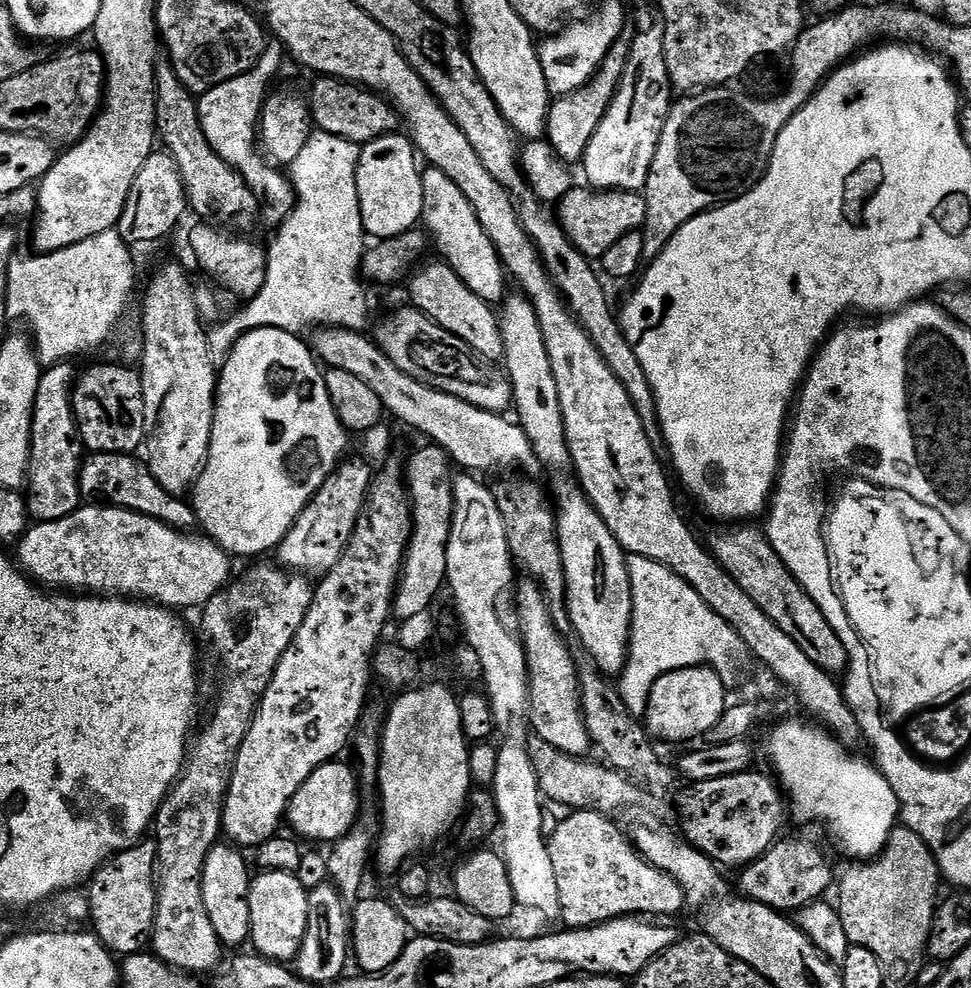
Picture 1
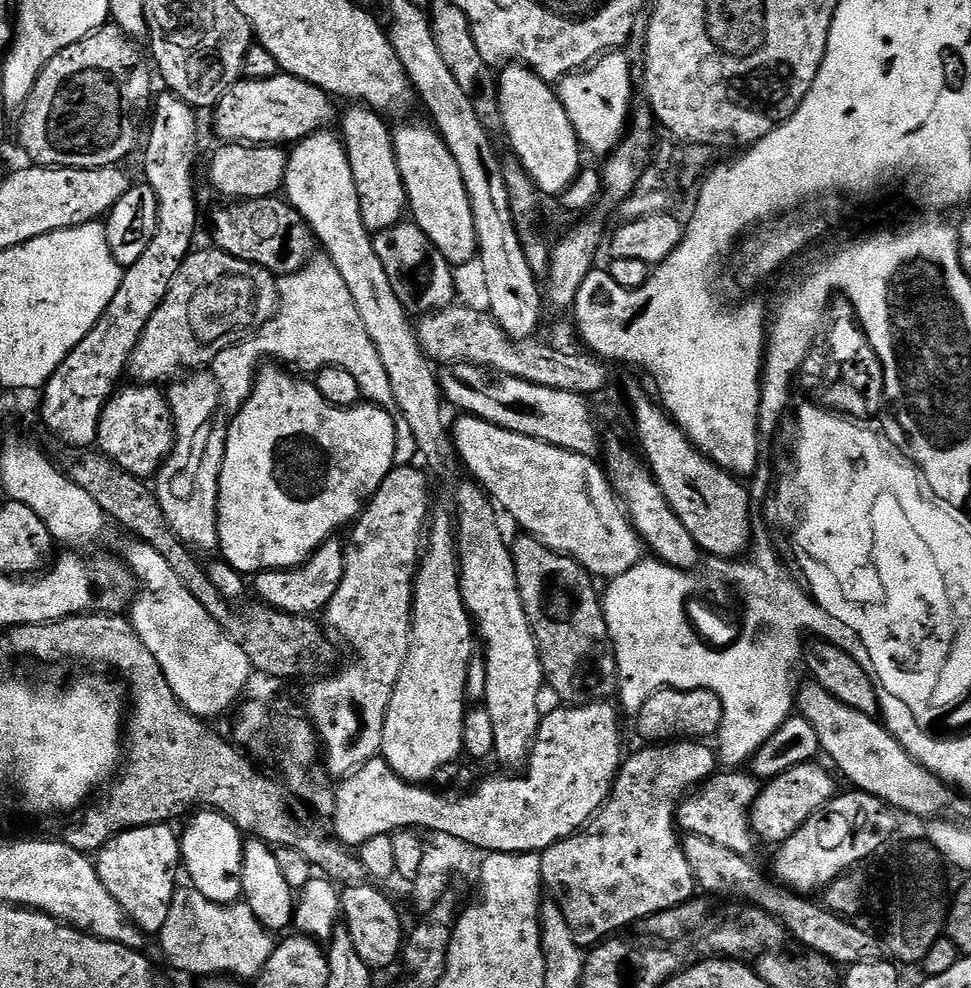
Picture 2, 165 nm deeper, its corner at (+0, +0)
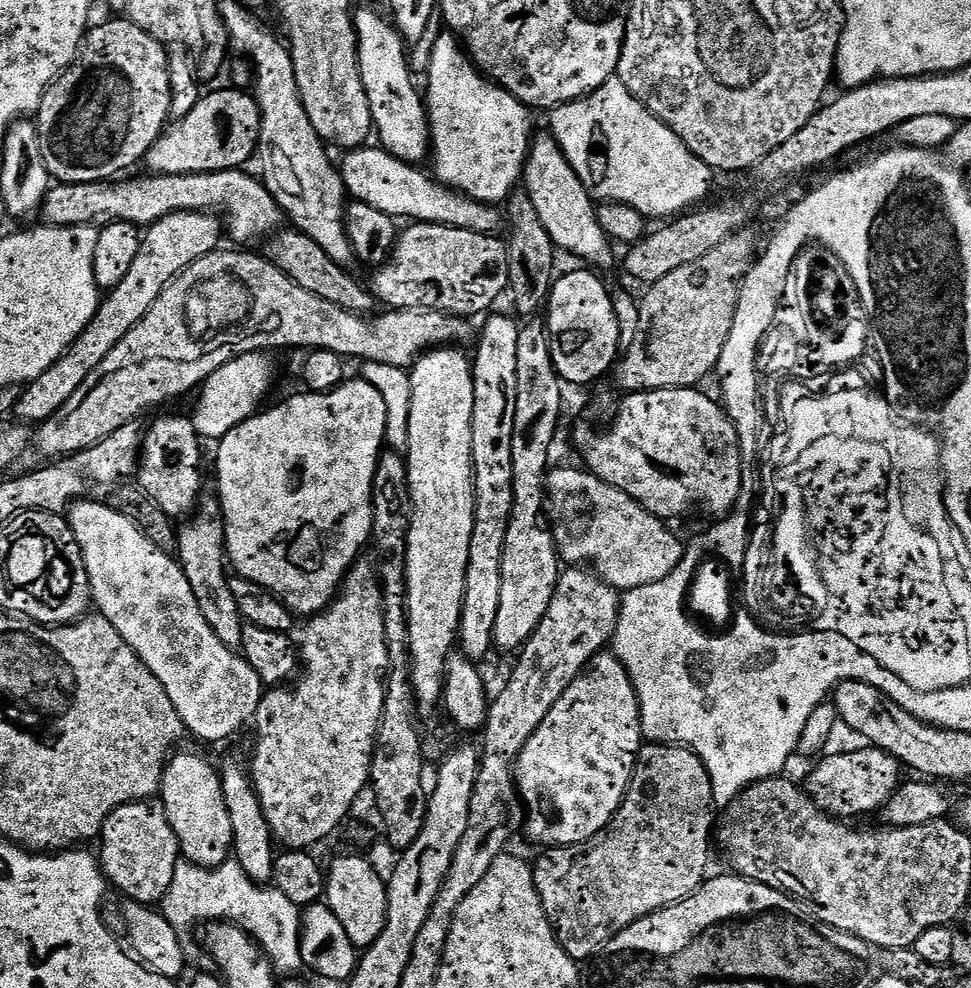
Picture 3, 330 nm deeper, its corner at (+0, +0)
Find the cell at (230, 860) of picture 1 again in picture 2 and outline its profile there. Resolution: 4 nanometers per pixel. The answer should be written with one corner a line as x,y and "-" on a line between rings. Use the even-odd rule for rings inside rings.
200,810
180,836
182,868
192,881
191,887
215,904
235,904
244,895
242,866
244,865
245,837
240,829
222,813

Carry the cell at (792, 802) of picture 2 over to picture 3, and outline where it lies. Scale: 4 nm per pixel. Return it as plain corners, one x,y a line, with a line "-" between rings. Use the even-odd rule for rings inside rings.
860,747
864,748
858,749
857,752
840,752
837,756
825,755
819,761
821,764
808,776
808,795
830,816
849,818
848,816
868,816
871,812
872,815
879,813
884,803
902,786
902,765
899,760
886,754
881,748

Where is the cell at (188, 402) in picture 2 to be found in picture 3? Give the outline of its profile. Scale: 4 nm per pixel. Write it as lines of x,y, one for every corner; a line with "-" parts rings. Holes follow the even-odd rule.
203,495
198,513
185,524
188,525
178,532
179,566
186,574
186,582
190,582
190,590
194,590
194,598
198,598
198,608
202,610
206,622
210,622
214,634
218,634
218,638
227,648
239,649
246,621
240,615
238,602
232,593
230,568
226,563
224,546
224,517
220,510
219,495

